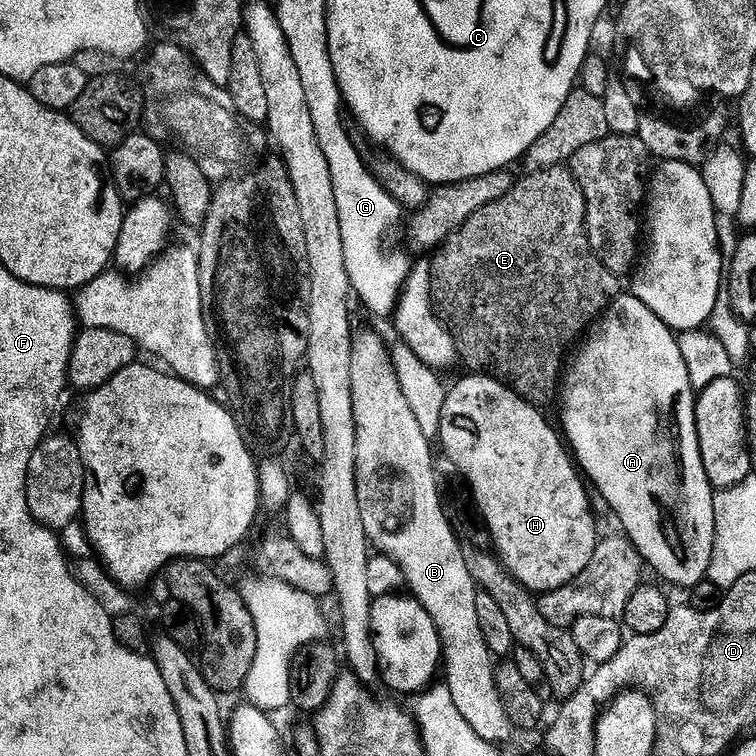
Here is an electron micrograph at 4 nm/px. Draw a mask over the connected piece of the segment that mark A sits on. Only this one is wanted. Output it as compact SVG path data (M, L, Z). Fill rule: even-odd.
M625 294L614 297L609 304L607 301L598 319L583 333L580 349L569 358L568 369L560 380L559 427L579 471L588 480L592 479L591 487L596 487L601 498L612 507L615 519L648 568L653 573L660 572L664 580L680 582L691 556L695 530L693 504L685 491L674 424L666 424L674 422L673 416L666 414L670 404L676 404L686 376L684 357L672 332L637 296ZM640 394L648 394L646 400L642 400L644 408Z

